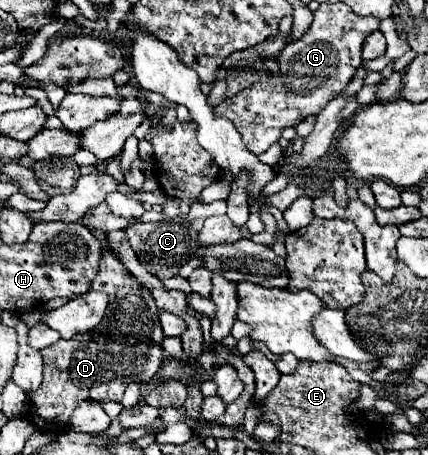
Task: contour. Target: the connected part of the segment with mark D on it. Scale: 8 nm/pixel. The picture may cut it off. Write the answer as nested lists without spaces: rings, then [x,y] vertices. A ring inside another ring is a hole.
[[[94,233],[98,235],[98,239],[102,239],[104,257],[100,259],[100,269],[94,277],[92,287],[108,293],[110,307],[102,323],[94,327],[94,331],[78,333],[74,335],[74,339],[60,339],[58,343],[46,347],[46,351],[40,351],[44,357],[44,379],[36,391],[28,393],[28,421],[44,433],[64,431],[70,423],[72,411],[82,401],[90,399],[98,403],[120,403],[126,385],[150,381],[164,359],[164,353],[160,349],[164,333],[160,329],[158,309],[150,291],[142,287],[134,277],[128,277],[124,265],[108,249],[106,233]]]

